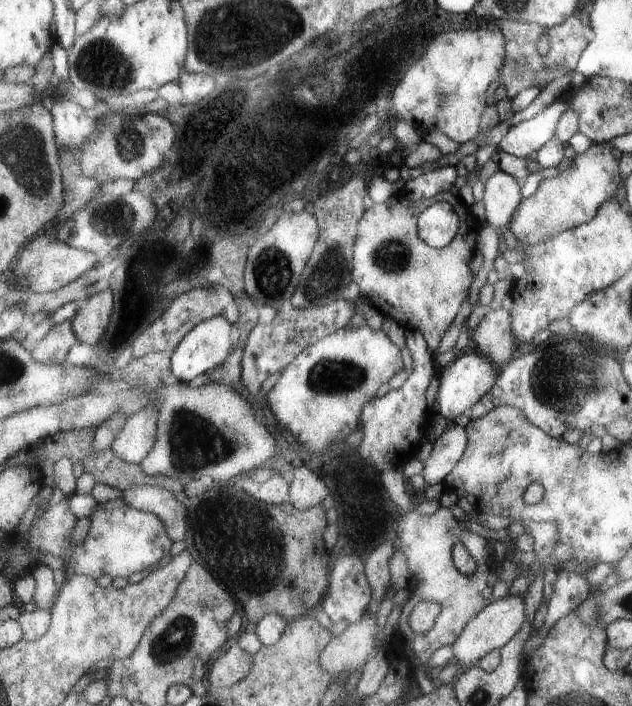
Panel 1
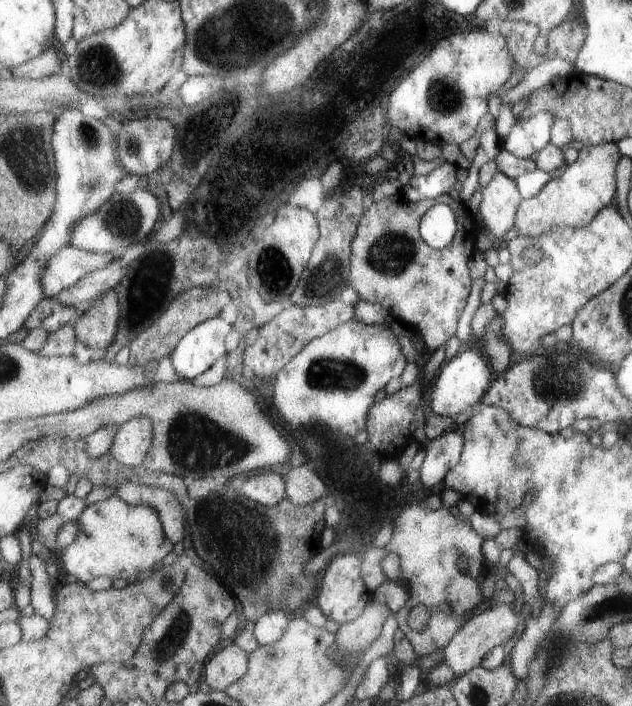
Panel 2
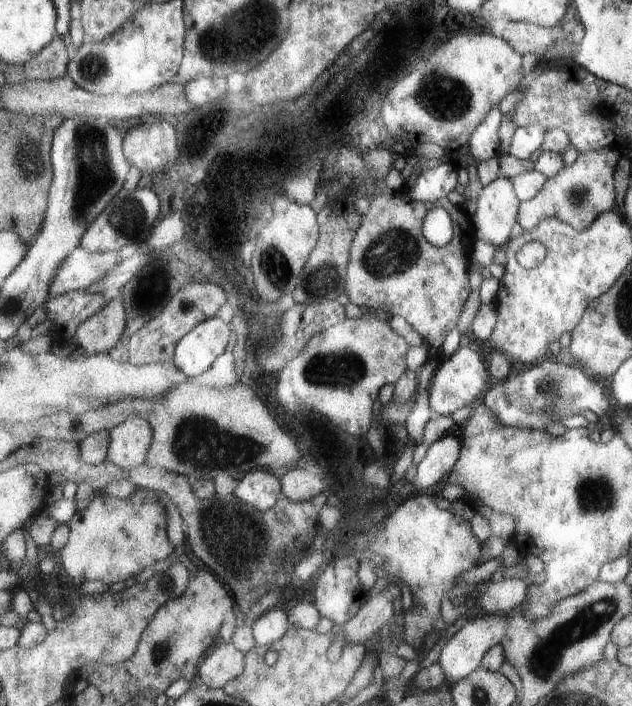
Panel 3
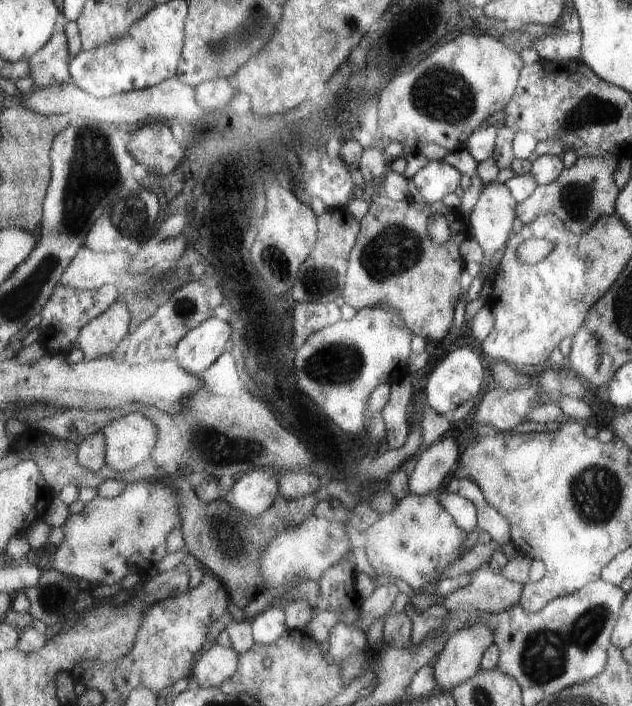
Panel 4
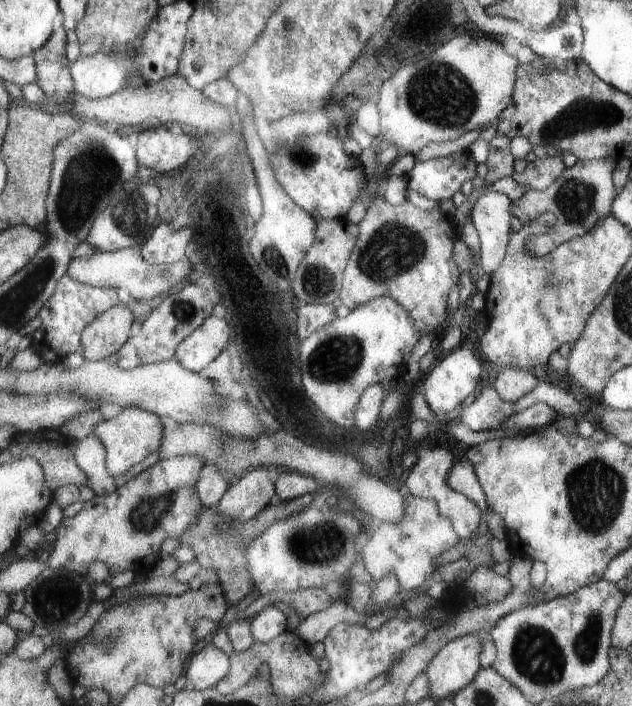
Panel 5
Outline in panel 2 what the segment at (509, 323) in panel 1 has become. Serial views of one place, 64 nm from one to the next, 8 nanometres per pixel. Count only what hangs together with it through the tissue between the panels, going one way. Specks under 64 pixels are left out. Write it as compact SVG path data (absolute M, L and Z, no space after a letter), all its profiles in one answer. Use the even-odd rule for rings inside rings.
M497 318L491 328L487 330L485 338L483 338L483 346L485 346L485 352L489 356L489 362L493 362L493 372L495 376L503 376L507 374L507 370L511 370L511 366L517 362L511 346L499 336L501 334L501 318Z

